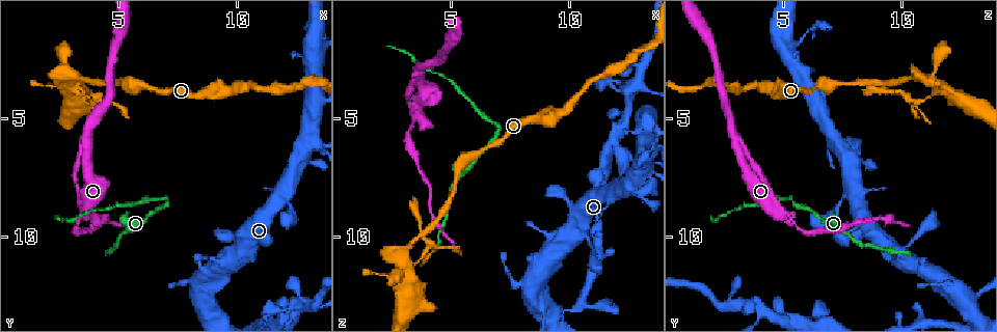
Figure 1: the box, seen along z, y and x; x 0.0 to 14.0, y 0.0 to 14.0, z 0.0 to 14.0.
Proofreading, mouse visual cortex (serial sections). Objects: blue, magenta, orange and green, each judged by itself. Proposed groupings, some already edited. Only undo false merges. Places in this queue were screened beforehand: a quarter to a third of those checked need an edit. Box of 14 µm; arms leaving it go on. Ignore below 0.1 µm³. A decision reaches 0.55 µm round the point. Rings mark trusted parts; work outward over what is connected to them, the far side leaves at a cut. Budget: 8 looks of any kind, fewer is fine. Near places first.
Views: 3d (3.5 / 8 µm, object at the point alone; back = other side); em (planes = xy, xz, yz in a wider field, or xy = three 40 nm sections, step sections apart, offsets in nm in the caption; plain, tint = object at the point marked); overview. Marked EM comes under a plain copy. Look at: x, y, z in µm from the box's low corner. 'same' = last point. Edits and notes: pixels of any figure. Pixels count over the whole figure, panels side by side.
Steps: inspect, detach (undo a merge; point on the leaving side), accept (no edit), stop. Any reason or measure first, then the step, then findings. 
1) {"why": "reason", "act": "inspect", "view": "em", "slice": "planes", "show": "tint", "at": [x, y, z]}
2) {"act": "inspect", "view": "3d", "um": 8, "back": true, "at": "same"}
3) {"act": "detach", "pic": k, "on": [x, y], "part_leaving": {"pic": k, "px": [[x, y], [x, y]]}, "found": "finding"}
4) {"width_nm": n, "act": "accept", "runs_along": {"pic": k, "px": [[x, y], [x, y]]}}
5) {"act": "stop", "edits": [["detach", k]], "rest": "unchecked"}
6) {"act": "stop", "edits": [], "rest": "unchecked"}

{"why": "sharp bend", "act": "inspect", "view": "3d", "um": 3.5, "at": [7.0, 8.4, 5.3]}

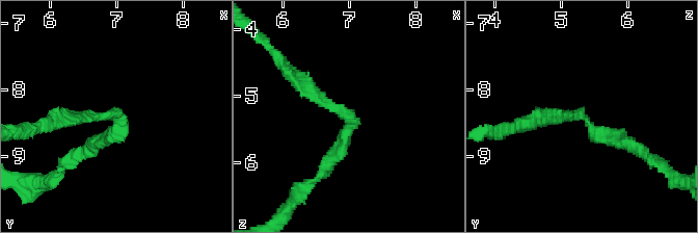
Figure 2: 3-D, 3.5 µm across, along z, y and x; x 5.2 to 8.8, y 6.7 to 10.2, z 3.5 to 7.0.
{"act": "inspect", "view": "em", "slice": "planes", "show": "tint", "at": [7.05, 8.45, 5.40]}

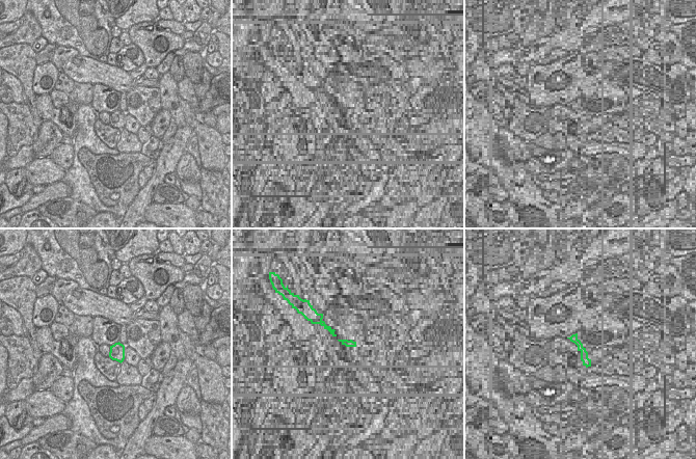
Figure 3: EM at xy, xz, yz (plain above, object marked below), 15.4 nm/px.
{"width_nm": 220, "act": "detach", "pic": 2, "on": [322, 98], "part_leaving": {"pic": 2, "px": [[347, 119], [280, 66], [274, 52]]}, "found": "two cells meet here"}

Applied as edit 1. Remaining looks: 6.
{"why": "redraw", "act": "inspect", "view": "overview"}

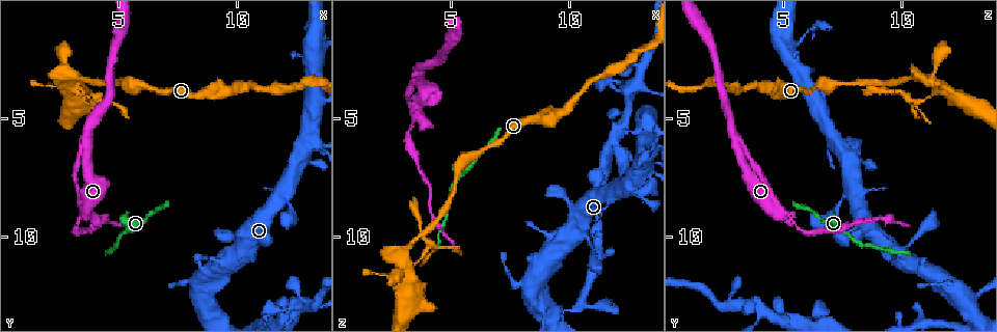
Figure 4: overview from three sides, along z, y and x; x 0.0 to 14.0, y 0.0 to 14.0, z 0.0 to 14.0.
{"why": "narrows sharply", "act": "inspect", "view": "3d", "um": 8, "at": [3.2, 9.4, 5.4]}

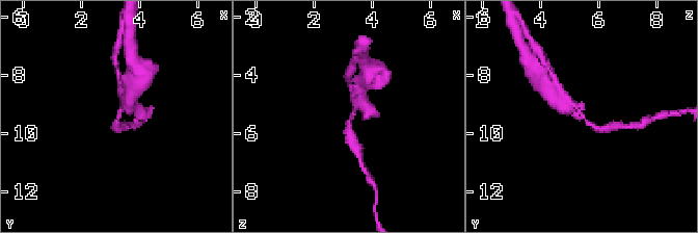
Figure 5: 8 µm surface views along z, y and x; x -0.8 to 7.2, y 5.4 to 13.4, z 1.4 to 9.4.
{"why": "closer look", "act": "inspect", "view": "3d", "um": 3.5, "at": [3.2, 9.5, 5.4]}

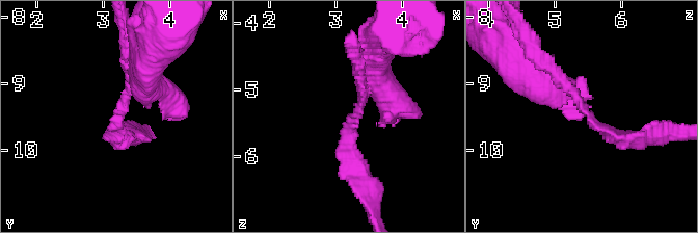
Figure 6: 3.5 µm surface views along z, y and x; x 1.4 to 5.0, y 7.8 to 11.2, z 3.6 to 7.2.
{"arm_widths_nm": [250, 300], "why": "now the EM", "act": "inspect", "view": "em", "slice": "xy", "step": 5, "show": "tint", "at": [3.25, 9.45, 5.45]}

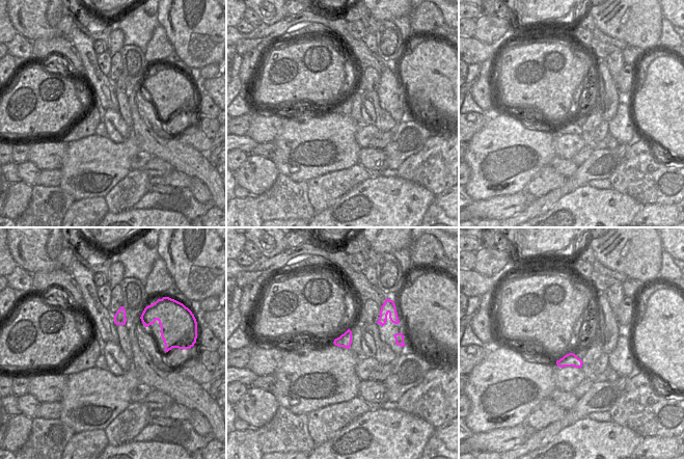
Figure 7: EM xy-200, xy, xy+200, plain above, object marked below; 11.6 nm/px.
{"act": "detach", "pic": 6, "on": [352, 143], "part_leaving": {"pic": 6, "px": [[354, 118], [354, 176], [367, 191]]}, "found": "two cells meet here"}

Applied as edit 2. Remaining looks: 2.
{"why": "sudden change in width", "act": "inspect", "view": "3d", "um": 3.5, "at": [2.8, 3.2, 10.7]}

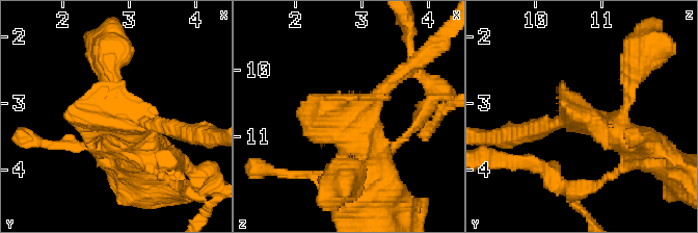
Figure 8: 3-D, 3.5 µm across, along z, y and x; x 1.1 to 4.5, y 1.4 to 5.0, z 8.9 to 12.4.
{"act": "inspect", "view": "em", "slice": "xy", "step": 1, "show": "tint", "at": [2.80, 3.15, 10.65]}

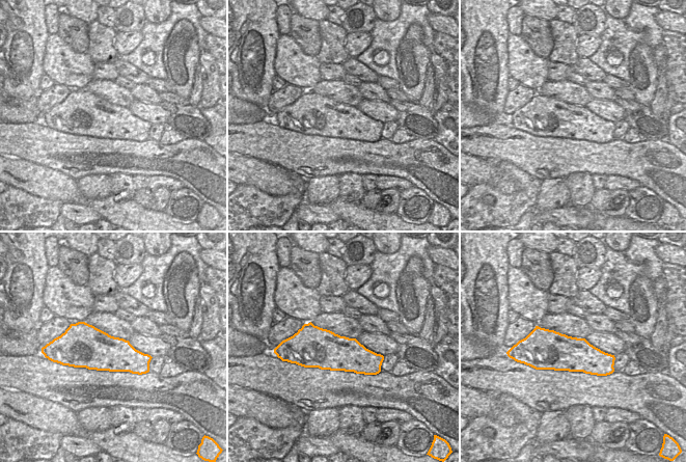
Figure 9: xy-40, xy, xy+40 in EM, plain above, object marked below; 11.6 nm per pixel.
{"act": "detach", "pic": 8, "on": [127, 140], "part_leaving": {"pic": 8, "px": [[135, 122], [129, 131], [139, 151]]}, "found": "two cells meet here"}

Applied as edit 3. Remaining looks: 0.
{"act": "stop", "edits": [["detach", 2], ["detach", 6], ["detach", 8]], "rest": "unchecked"}

